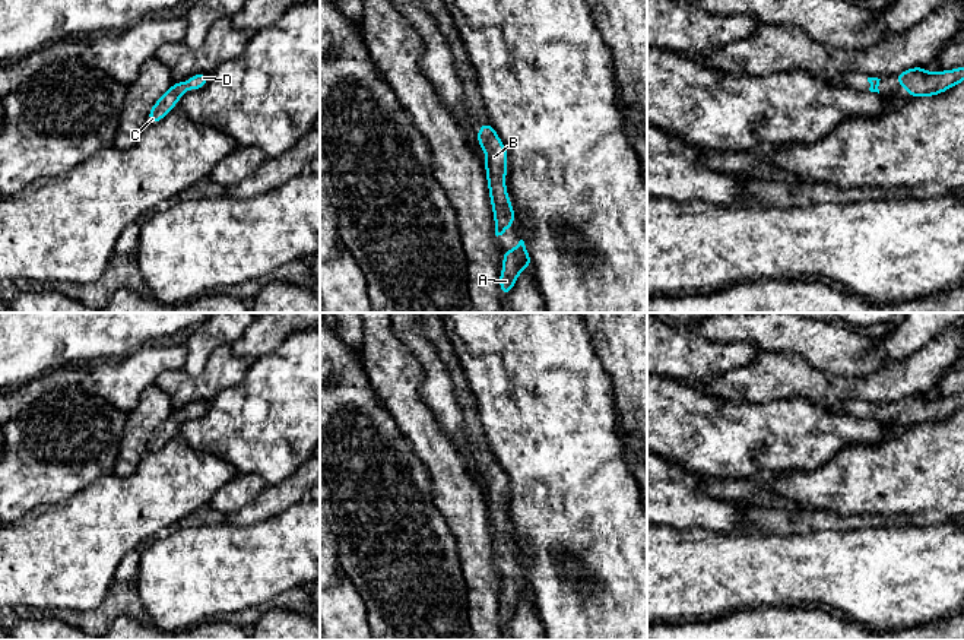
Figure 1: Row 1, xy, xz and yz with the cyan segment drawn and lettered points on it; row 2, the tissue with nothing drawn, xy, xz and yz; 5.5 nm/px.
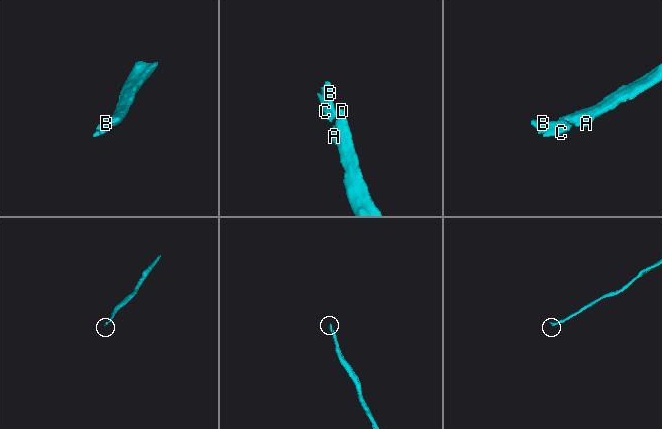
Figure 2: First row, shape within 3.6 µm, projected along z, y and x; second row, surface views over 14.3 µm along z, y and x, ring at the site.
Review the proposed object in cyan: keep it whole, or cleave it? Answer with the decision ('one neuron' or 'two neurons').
one neuron

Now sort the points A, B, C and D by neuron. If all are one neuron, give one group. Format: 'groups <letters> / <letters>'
groups A B C D

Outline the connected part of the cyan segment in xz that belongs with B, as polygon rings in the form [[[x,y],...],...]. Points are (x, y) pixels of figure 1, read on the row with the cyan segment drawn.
[[[488,121],[481,123],[476,140],[486,158],[483,167],[494,212],[495,235],[498,237],[510,229],[517,218],[505,186],[508,152]]]

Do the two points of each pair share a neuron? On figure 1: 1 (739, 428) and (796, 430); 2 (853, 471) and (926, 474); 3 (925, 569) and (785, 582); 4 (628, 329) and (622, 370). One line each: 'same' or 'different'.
1: same
2: same
3: same
4: same

